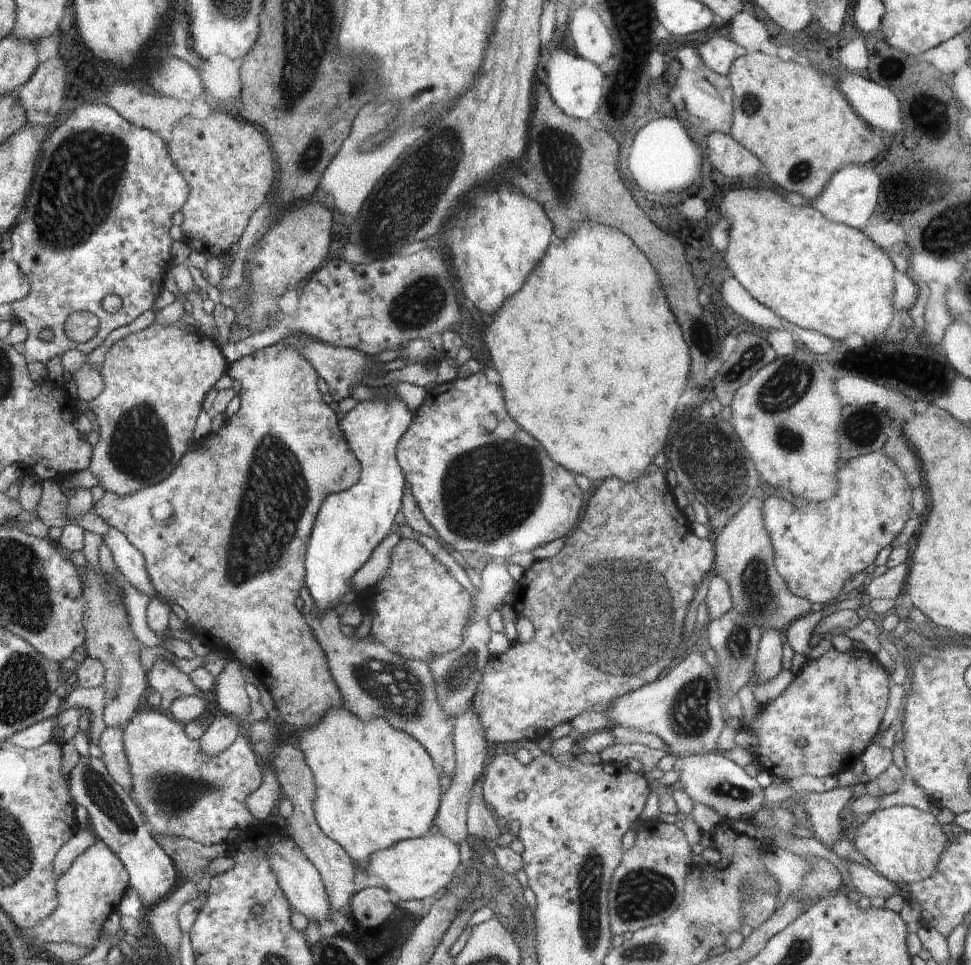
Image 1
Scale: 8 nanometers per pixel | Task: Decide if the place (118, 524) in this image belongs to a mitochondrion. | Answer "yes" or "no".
no

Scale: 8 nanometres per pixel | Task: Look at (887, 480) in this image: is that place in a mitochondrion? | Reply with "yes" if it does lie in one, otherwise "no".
yes

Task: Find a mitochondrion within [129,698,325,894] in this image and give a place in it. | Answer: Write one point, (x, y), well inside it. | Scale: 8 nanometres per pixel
(174, 794)

